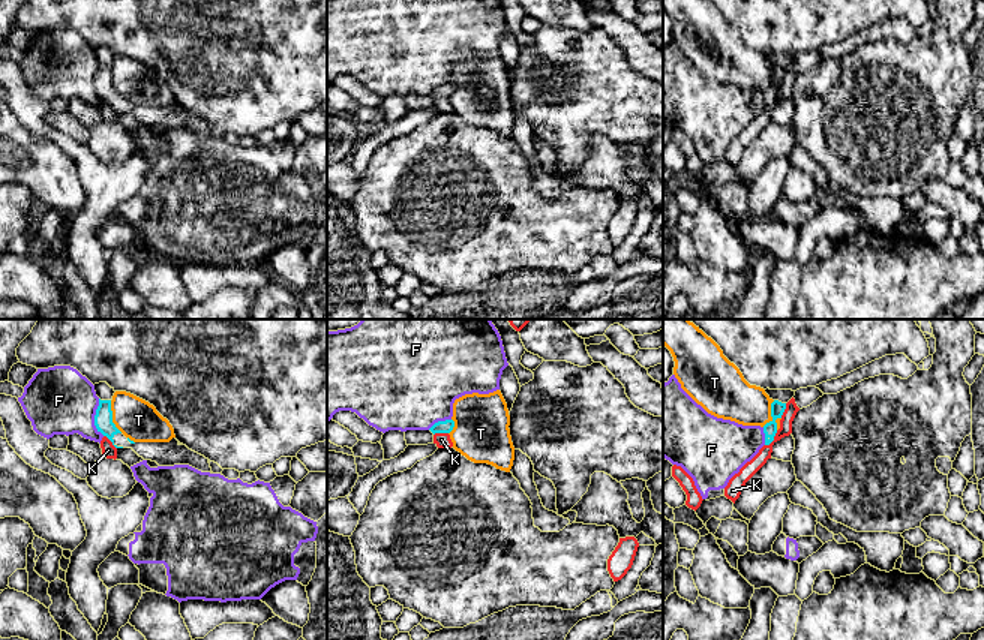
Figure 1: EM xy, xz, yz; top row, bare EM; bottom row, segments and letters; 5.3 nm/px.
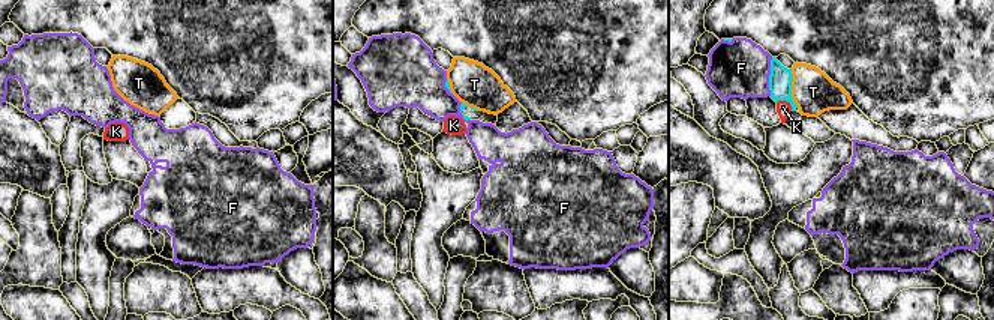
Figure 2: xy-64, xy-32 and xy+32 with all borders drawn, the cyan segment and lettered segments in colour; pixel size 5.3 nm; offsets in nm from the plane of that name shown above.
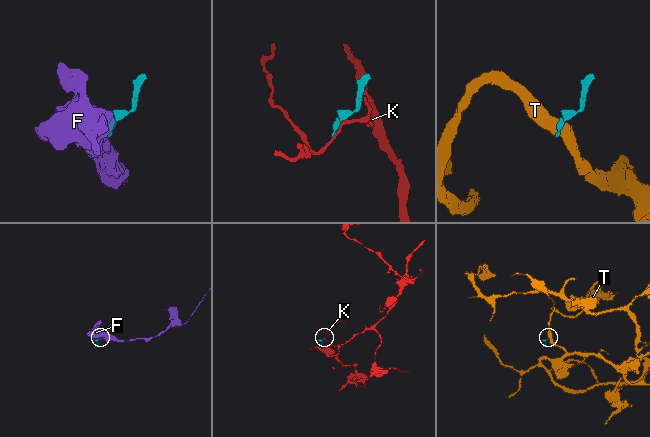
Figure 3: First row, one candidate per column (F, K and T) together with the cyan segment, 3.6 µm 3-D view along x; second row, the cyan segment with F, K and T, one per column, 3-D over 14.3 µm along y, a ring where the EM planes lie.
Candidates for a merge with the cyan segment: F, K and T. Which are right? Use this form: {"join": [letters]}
{"join": []}

